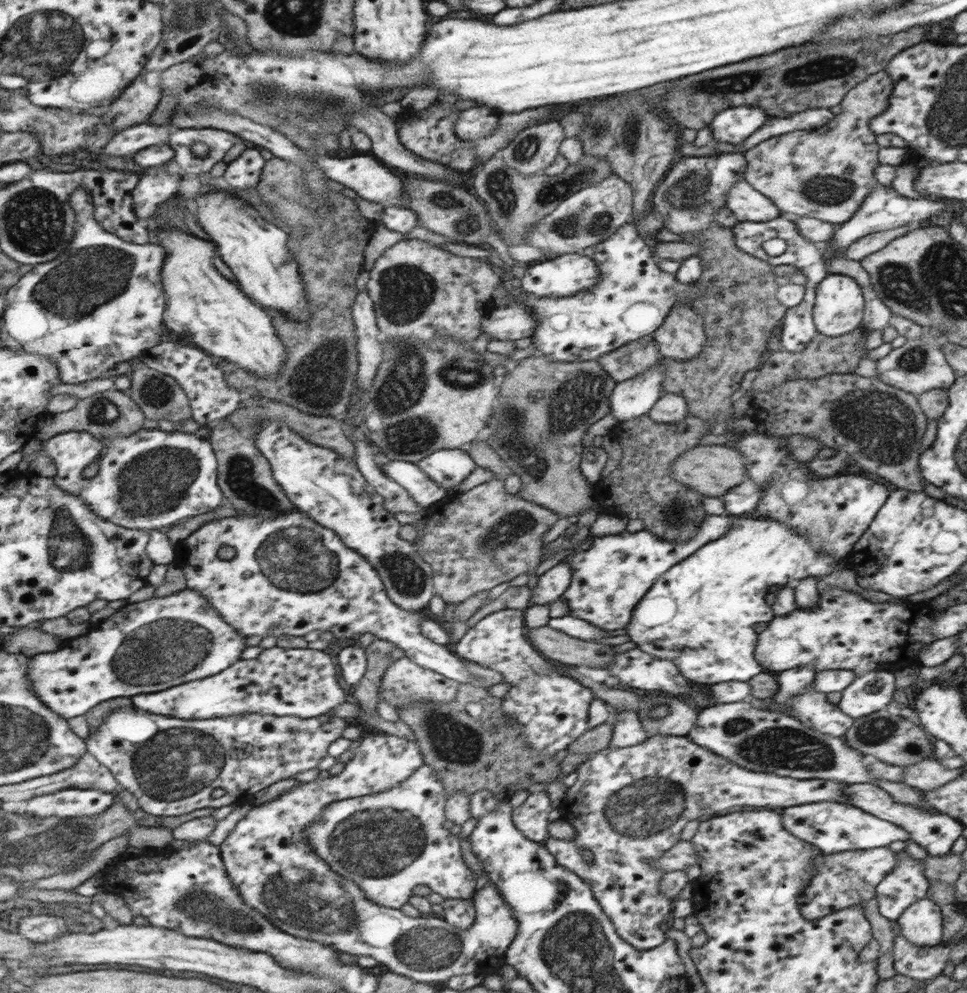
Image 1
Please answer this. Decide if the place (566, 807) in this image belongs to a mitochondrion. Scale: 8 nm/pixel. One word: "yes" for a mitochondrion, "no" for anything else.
no

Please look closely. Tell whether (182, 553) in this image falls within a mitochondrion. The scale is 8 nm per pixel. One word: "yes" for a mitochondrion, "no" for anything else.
no

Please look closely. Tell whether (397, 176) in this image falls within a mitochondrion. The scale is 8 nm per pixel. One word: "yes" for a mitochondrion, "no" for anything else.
no

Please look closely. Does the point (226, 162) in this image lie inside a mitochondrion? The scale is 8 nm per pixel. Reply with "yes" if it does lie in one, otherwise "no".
no

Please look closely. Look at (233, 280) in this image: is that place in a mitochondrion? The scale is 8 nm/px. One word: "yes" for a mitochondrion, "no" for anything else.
no

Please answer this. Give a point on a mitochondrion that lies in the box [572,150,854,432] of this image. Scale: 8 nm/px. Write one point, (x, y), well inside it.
(680, 197)

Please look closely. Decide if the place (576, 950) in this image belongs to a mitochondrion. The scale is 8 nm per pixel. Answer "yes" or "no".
yes

